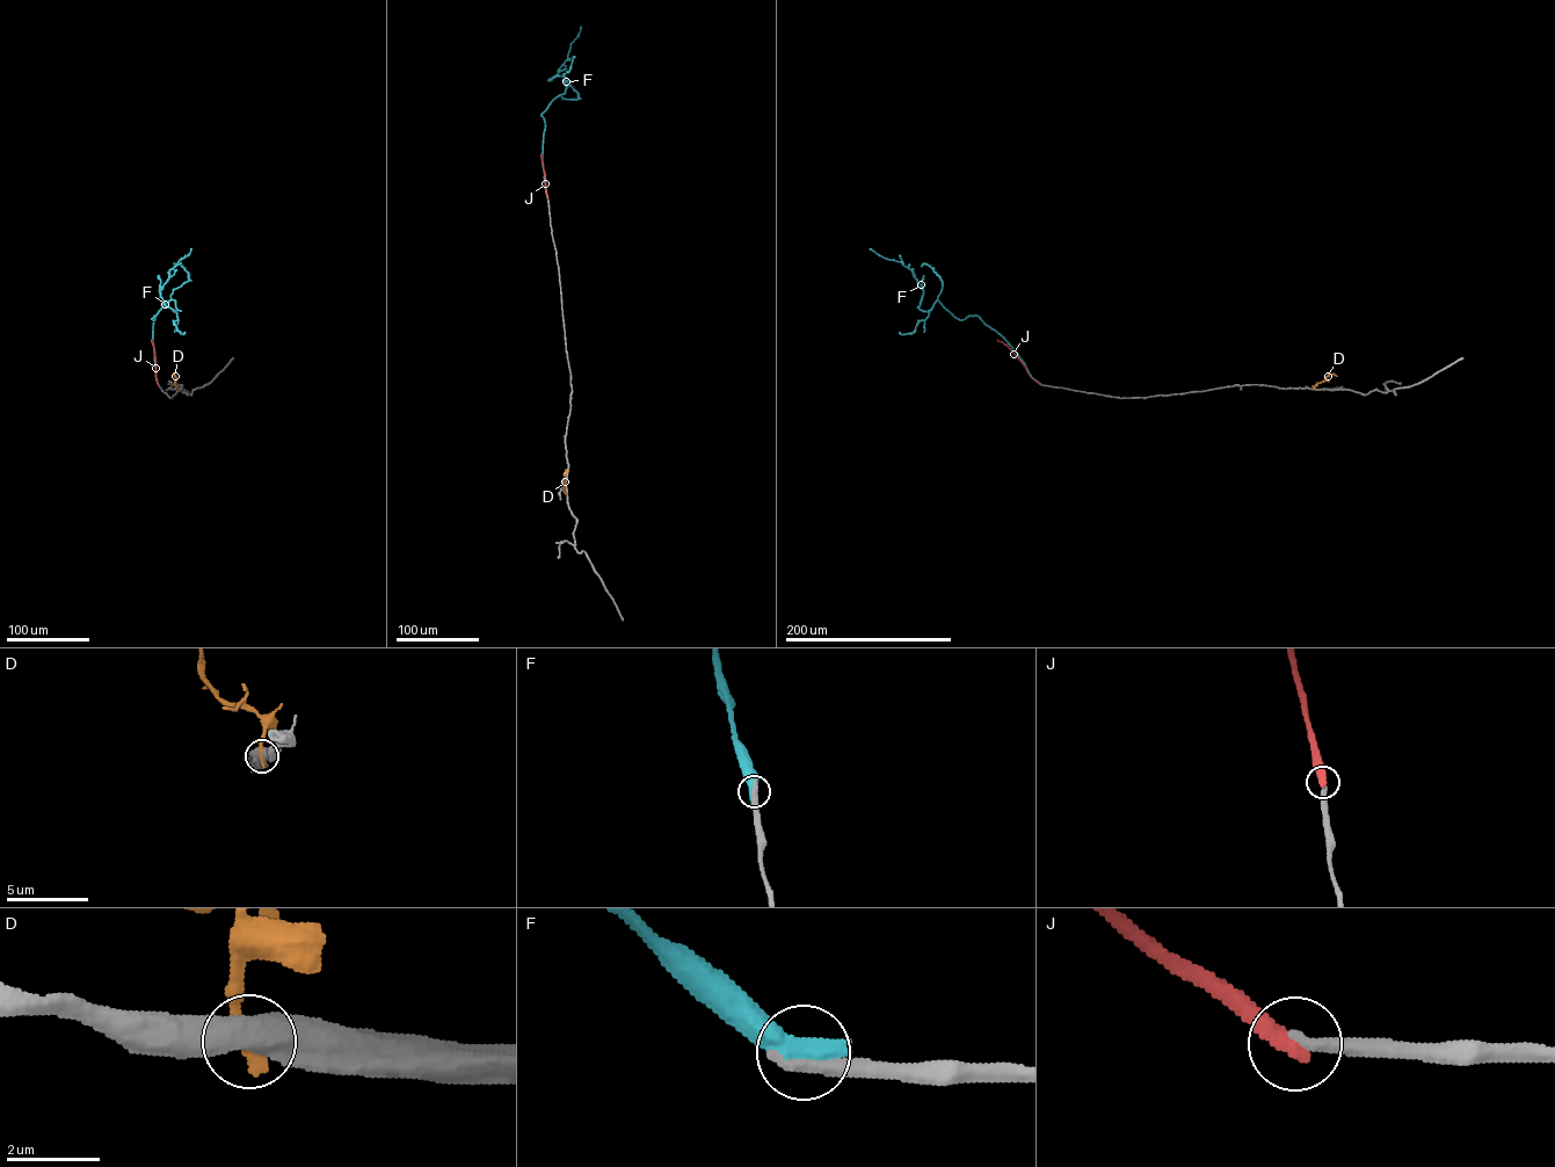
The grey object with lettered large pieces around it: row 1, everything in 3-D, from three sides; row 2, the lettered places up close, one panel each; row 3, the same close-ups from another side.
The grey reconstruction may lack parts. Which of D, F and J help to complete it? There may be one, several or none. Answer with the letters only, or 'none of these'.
none of these

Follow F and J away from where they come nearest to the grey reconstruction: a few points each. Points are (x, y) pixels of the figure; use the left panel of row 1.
F: (158, 385), (155, 316), (151, 319), (171, 299), (175, 312), (164, 304), (160, 291), (169, 272), (190, 248)
J: (158, 385), (151, 340)

